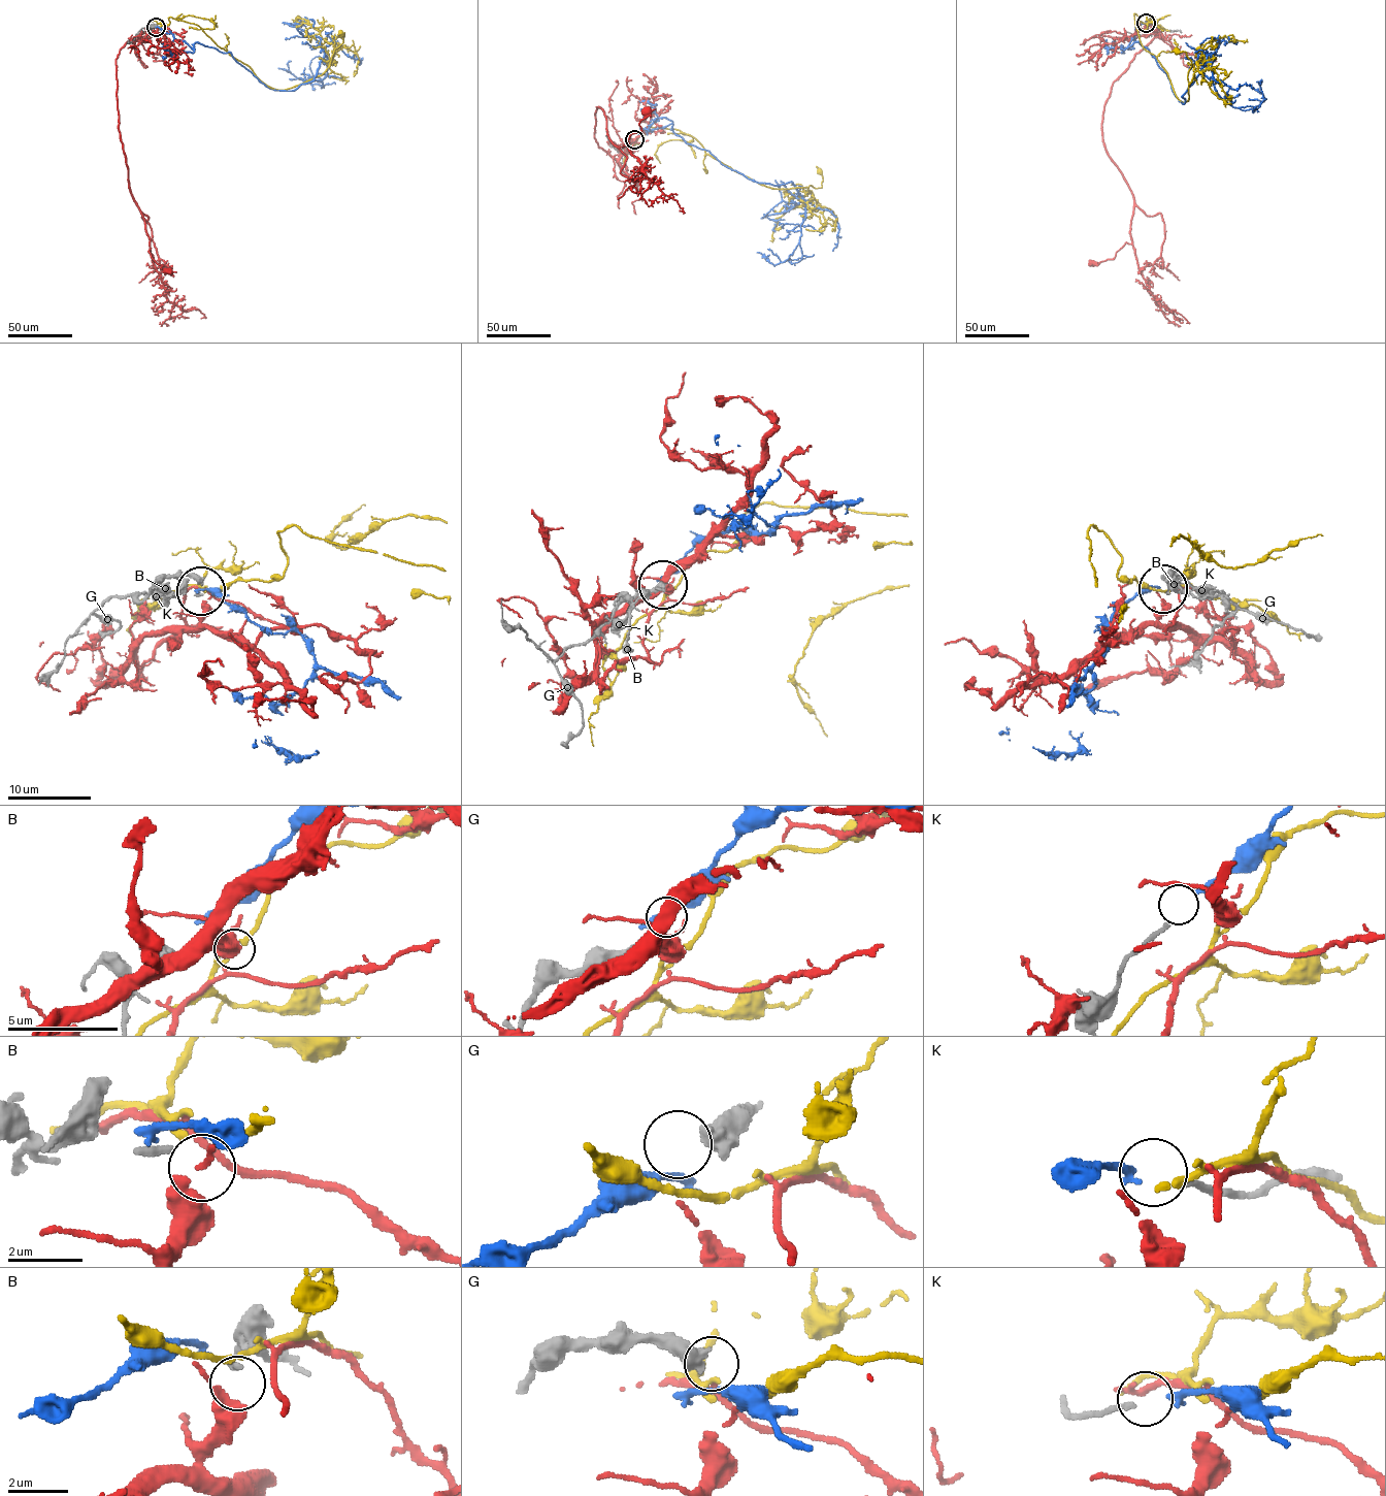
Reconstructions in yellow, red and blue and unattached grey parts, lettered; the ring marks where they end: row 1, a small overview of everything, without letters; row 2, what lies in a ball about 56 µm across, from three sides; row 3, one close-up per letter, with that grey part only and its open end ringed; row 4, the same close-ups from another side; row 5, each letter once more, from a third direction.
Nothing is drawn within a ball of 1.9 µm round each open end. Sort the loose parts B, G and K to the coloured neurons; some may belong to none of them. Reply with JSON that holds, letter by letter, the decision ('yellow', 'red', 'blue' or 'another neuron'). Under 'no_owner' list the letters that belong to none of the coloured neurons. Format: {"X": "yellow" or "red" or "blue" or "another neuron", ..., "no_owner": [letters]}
{"B": "red", "G": "another neuron", "K": "blue", "no_owner": ["G"]}

